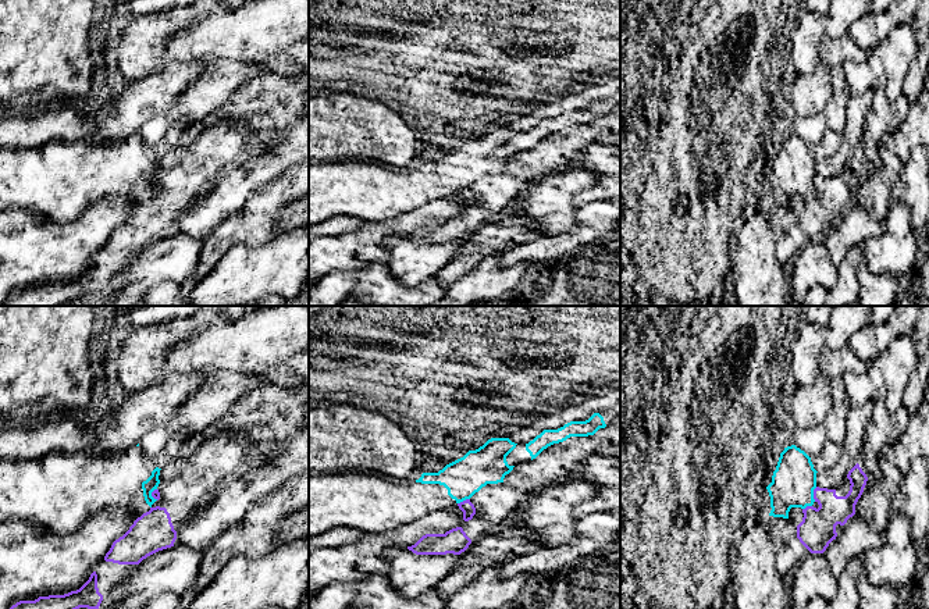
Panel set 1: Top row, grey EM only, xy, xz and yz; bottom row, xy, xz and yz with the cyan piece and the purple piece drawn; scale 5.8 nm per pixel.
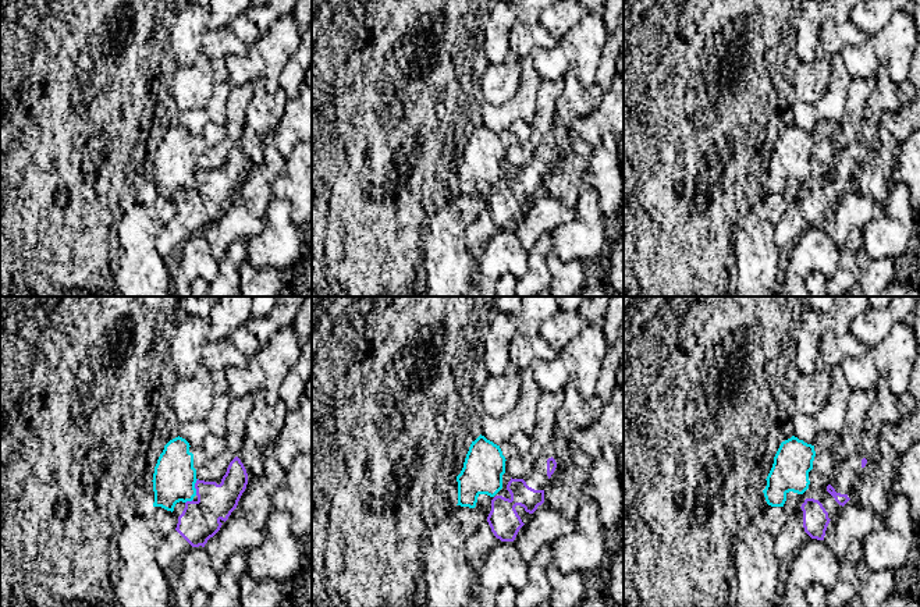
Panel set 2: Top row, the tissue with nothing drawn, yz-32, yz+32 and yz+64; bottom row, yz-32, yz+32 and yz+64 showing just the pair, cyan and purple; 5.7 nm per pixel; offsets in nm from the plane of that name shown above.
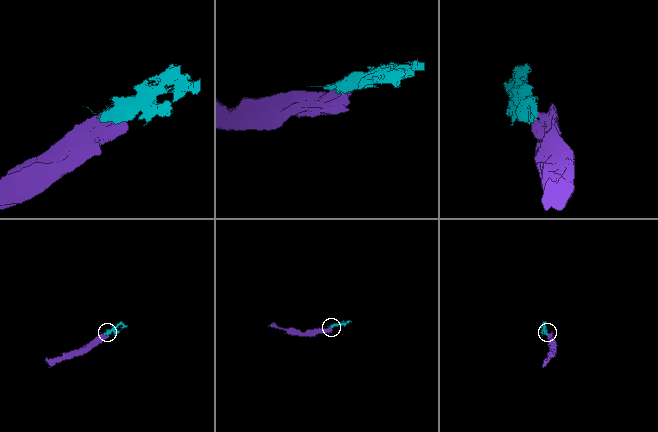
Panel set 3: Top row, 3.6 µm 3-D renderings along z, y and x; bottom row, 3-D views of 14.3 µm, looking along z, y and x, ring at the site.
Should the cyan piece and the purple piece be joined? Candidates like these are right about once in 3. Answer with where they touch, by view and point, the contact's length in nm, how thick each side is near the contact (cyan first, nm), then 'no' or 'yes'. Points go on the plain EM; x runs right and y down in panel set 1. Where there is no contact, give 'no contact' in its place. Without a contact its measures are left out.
yz (812, 182) | 90 nm | 260/200 nm | no

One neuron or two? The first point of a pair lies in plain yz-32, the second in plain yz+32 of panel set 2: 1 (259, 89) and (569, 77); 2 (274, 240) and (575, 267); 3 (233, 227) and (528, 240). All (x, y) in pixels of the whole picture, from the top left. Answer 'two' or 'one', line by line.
1: one
2: two
3: one

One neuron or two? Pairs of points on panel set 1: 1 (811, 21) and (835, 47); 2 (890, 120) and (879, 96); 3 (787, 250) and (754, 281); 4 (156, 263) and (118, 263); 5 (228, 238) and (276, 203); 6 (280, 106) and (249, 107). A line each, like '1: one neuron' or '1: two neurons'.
1: two neurons
2: one neuron
3: two neurons
4: one neuron
5: one neuron
6: one neuron

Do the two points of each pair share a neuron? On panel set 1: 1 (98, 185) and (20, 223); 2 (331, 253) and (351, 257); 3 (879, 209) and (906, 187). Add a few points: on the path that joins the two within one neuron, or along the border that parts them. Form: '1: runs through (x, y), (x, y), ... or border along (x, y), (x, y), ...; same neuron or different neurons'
1: border along (14, 206), (39, 212), (57, 223), (73, 221); different neurons
2: runs through (335, 253), (346, 253); same neuron
3: border along (903, 167), (892, 191), (892, 200); different neurons

